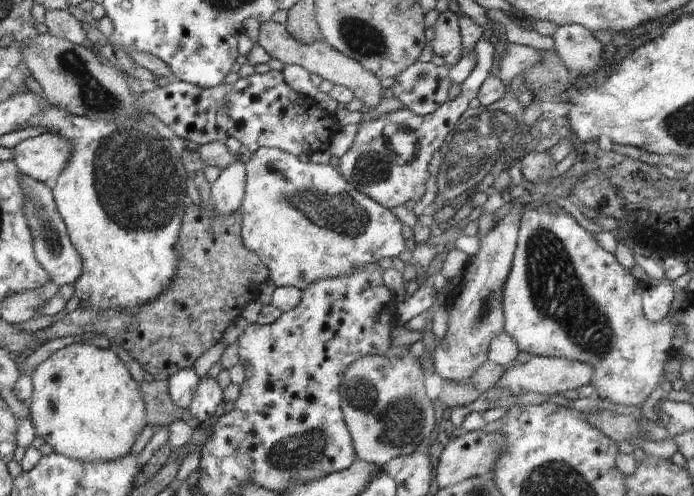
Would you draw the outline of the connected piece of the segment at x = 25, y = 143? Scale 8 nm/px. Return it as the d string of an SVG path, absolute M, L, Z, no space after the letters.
M43 133L18 142L13 149L13 162L24 175L40 183L58 181L72 156L72 146L66 138Z

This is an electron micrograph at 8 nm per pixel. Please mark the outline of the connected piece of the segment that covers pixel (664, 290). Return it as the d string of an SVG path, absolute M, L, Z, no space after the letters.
M668 279L654 280L654 282L654 286L644 288L640 293L644 316L652 324L668 316L676 292Z

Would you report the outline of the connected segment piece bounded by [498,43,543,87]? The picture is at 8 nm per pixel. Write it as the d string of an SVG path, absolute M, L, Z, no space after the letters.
M509 43L498 60L498 77L510 87L517 75L524 74L532 66L539 64L543 60L543 54L528 46Z

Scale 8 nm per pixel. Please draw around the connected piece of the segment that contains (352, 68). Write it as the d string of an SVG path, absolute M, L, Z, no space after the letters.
M272 20L261 24L260 36L257 44L272 58L278 59L284 65L298 65L310 73L316 73L323 79L330 81L333 85L343 85L352 90L354 98L362 100L366 108L376 108L380 104L382 97L381 80L364 70L364 68L348 56L337 52L326 42L312 42L312 44L302 44L296 38L292 38L286 30L285 24L279 24Z

